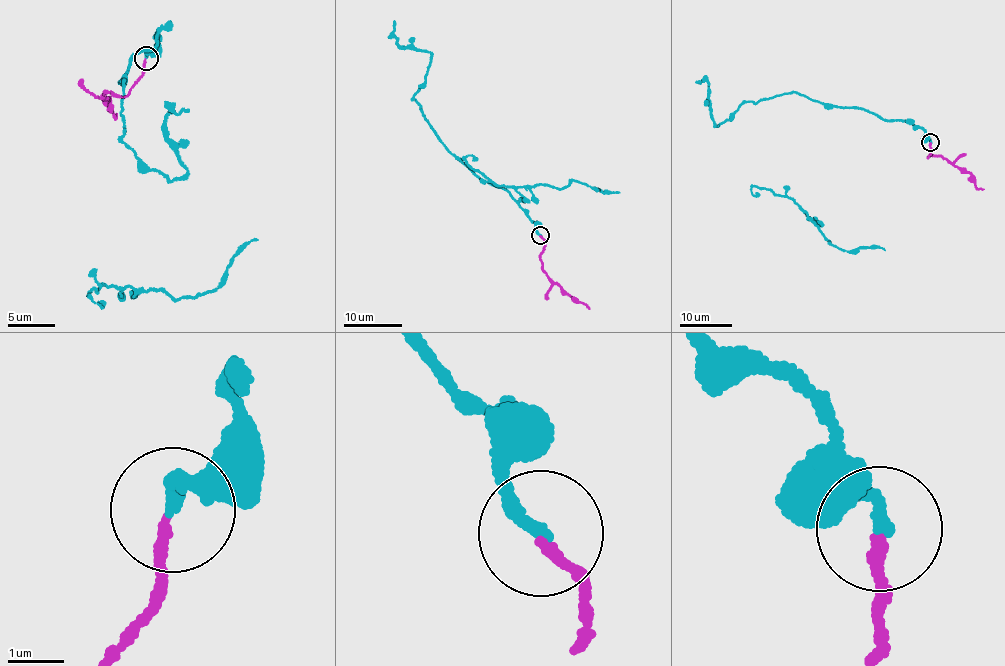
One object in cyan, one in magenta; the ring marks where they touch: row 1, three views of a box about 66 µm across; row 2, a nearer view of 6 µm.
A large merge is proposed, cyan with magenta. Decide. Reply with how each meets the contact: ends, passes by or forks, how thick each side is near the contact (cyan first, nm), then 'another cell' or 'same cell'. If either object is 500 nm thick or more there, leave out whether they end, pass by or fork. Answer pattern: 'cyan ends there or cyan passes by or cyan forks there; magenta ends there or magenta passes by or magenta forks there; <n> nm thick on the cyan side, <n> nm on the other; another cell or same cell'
cyan ends there; magenta ends there; 240 nm thick on the cyan side, 180 nm on the other; same cell

